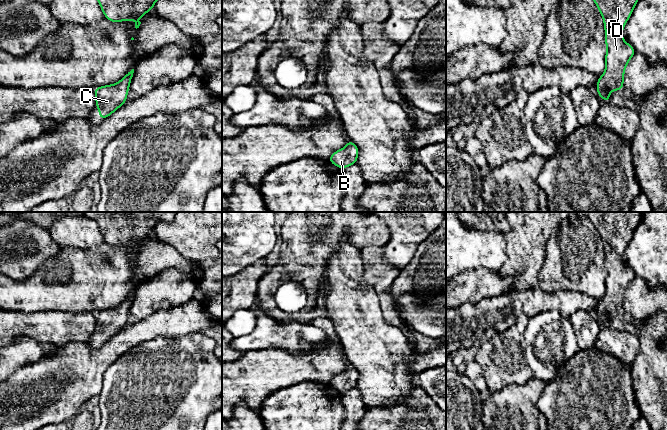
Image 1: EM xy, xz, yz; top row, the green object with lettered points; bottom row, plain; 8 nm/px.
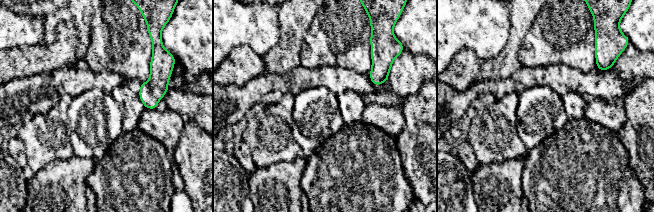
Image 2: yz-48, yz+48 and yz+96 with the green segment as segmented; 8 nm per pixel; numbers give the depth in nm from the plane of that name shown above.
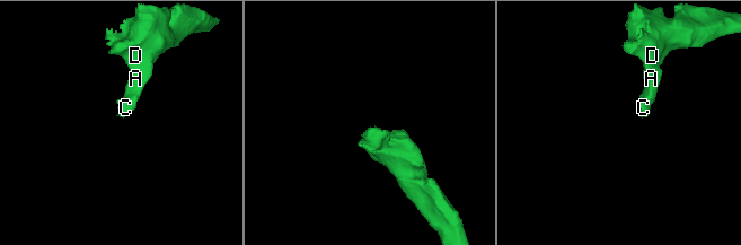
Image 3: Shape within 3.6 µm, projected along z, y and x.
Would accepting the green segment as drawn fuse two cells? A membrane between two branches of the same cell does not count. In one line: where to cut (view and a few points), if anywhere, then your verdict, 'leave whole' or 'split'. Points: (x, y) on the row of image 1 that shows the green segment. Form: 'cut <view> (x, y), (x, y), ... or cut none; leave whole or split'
cut none; leave whole

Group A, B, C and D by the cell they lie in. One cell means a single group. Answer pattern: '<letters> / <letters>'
A B C D

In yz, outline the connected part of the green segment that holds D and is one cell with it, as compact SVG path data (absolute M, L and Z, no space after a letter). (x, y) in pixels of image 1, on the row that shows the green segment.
M593 0L602 15L605 27L606 41L606 66L604 74L598 78L597 94L601 96L604 102L610 101L609 91L623 90L623 79L626 65L635 54L632 45L626 43L623 39L623 28L630 18L633 9L638 0Z

